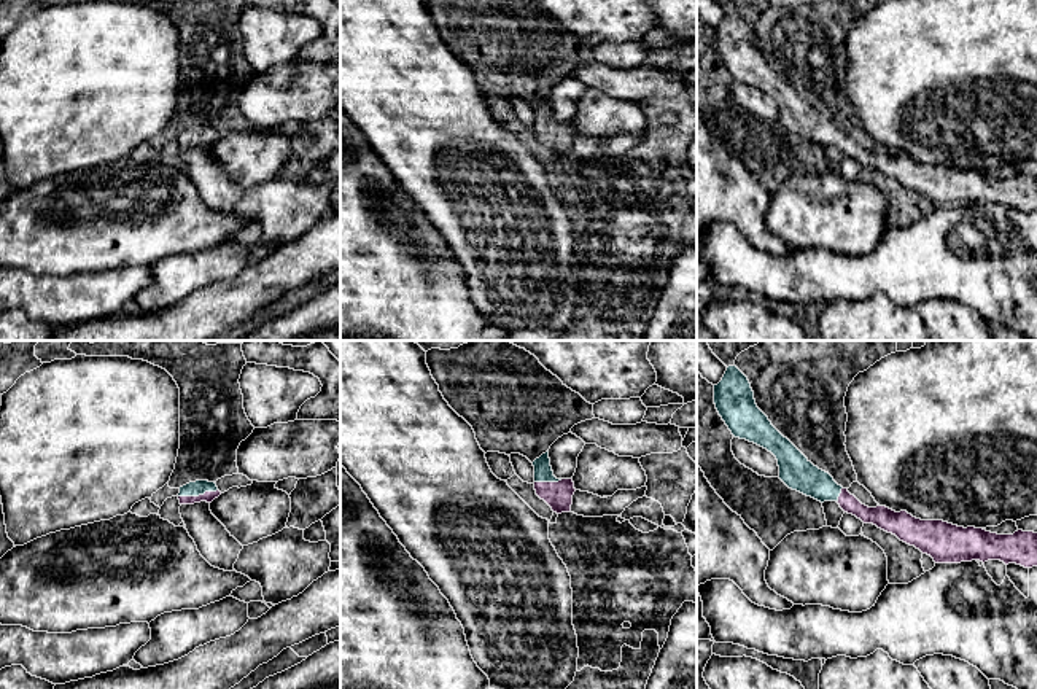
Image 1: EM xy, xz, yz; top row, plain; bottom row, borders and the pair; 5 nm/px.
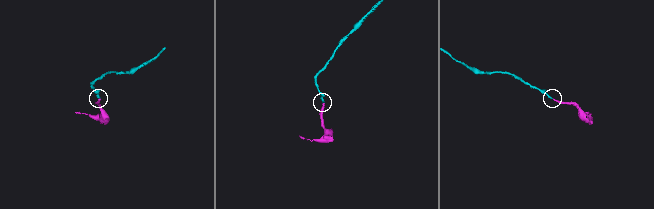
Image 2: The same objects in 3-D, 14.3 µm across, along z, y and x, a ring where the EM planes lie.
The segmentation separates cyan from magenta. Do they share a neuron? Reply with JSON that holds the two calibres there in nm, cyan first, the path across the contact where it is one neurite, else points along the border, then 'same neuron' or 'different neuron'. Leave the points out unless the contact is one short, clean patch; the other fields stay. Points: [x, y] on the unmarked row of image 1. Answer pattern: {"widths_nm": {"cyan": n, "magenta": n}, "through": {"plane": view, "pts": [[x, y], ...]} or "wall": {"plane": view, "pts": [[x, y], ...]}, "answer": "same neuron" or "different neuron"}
{"widths_nm": {"cyan": 80, "magenta": 60}, "through": {"plane": "xy", "pts": [[199, 131], [198, 139], [209, 140]]}, "answer": "same neuron"}

